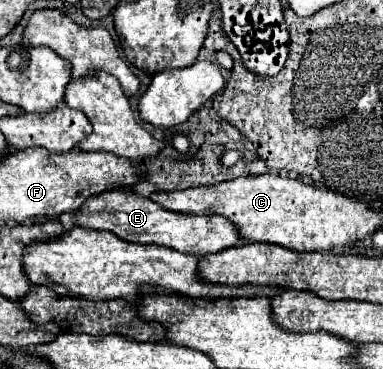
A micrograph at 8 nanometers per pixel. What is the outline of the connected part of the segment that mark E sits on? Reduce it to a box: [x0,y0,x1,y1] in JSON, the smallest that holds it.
[74,190,242,256]

